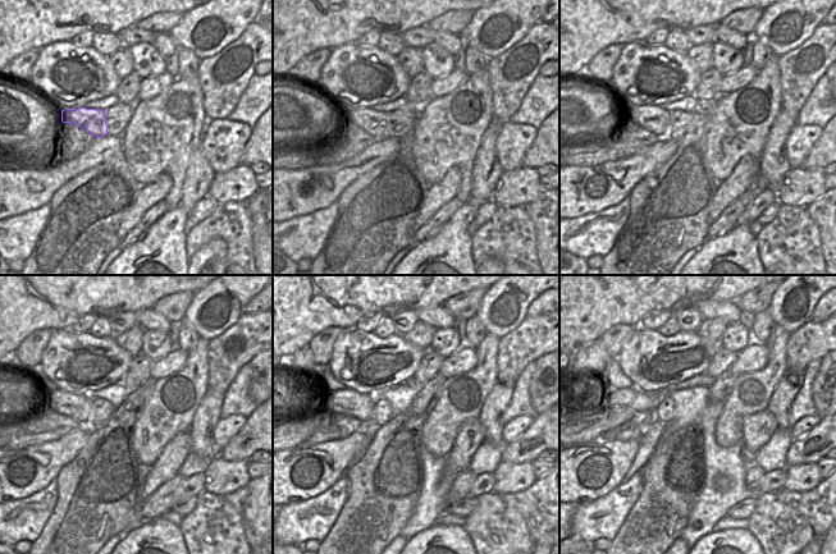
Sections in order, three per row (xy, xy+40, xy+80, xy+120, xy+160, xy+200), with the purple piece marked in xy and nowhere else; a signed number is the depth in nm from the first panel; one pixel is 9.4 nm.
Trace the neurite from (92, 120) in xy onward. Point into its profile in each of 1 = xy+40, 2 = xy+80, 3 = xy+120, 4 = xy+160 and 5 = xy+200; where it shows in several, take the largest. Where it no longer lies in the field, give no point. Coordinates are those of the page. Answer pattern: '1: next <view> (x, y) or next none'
1: next xy+40 (373, 122)
2: next xy+80 (657, 120)
3: next xy+120 (77, 406)
4: next xy+160 (347, 402)
5: next xy+200 (634, 398)

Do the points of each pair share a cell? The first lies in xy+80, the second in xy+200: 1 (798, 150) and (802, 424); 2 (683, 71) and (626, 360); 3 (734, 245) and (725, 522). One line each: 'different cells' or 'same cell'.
1: same cell
2: same cell
3: different cells

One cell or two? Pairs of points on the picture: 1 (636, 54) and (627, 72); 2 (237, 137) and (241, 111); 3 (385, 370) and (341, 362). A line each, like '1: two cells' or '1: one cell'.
1: one cell
2: two cells
3: one cell

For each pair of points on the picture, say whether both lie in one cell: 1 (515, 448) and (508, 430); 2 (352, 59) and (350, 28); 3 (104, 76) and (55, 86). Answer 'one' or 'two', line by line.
1: two
2: two
3: one

